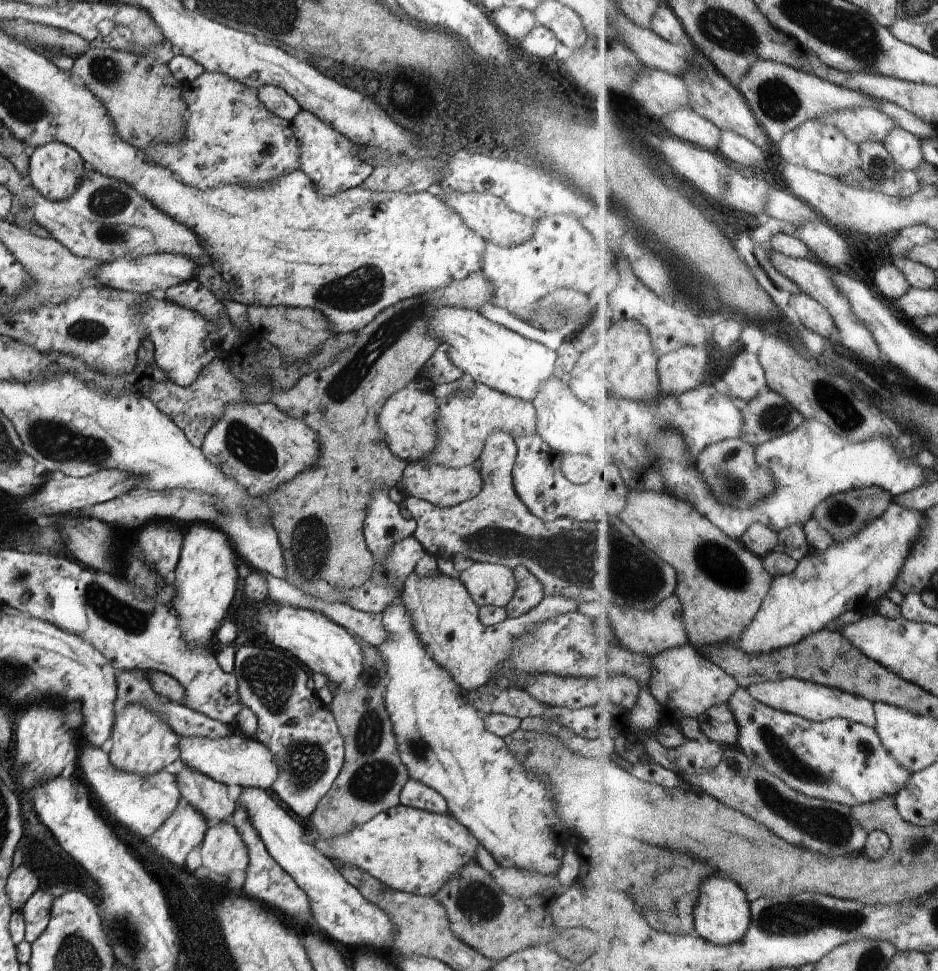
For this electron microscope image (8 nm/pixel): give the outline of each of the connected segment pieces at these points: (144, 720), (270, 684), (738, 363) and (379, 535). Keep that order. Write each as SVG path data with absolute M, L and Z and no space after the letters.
M130 703L124 706L122 712L115 714L115 723L107 751L109 759L114 767L126 772L133 772L140 776L146 776L160 772L168 764L172 764L180 756L180 736L168 726L160 713L154 712L150 707L140 703Z
M239 646L235 652L233 673L237 676L243 703L257 716L259 725L254 738L273 752L279 766L279 775L271 787L272 792L278 794L280 800L286 802L286 806L296 816L308 818L338 778L345 761L345 754L343 736L339 733L332 711L323 704L316 691L308 688L306 685L308 674L302 667L302 664L288 651L276 647Z
M743 350L735 358L731 368L724 375L729 392L742 404L754 400L762 392L771 390L766 367L760 354Z
M373 490L364 519L363 533L376 563L383 562L394 543L412 537L417 527L414 519L402 517L400 504L390 500L389 490Z

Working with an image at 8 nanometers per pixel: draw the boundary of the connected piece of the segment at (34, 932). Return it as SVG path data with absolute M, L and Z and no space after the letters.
M38 888L22 906L24 941L32 944L48 926L53 896L48 889Z

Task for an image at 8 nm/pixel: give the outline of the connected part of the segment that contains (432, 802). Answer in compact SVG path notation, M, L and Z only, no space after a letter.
M408 779L402 787L400 802L404 806L411 806L437 813L448 813L446 799L431 786L416 779Z

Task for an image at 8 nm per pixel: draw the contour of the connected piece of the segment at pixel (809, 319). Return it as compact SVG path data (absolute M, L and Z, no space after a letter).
M806 291L792 295L790 306L798 312L804 326L810 326L822 336L829 338L834 334L834 328L838 328L832 311Z

